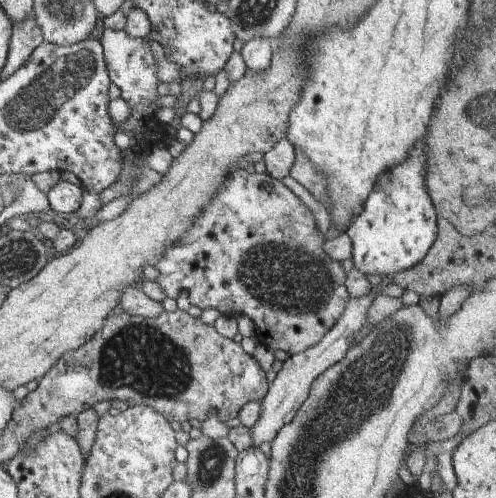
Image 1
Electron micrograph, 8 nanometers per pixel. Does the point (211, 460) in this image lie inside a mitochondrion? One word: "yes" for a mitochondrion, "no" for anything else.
yes

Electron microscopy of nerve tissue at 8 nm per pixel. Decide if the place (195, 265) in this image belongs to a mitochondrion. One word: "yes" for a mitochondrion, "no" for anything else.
no

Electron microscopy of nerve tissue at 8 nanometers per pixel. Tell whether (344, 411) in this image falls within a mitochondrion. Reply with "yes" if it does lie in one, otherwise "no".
yes

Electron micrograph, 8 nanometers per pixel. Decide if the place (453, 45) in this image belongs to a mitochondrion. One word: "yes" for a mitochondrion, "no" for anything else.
no

